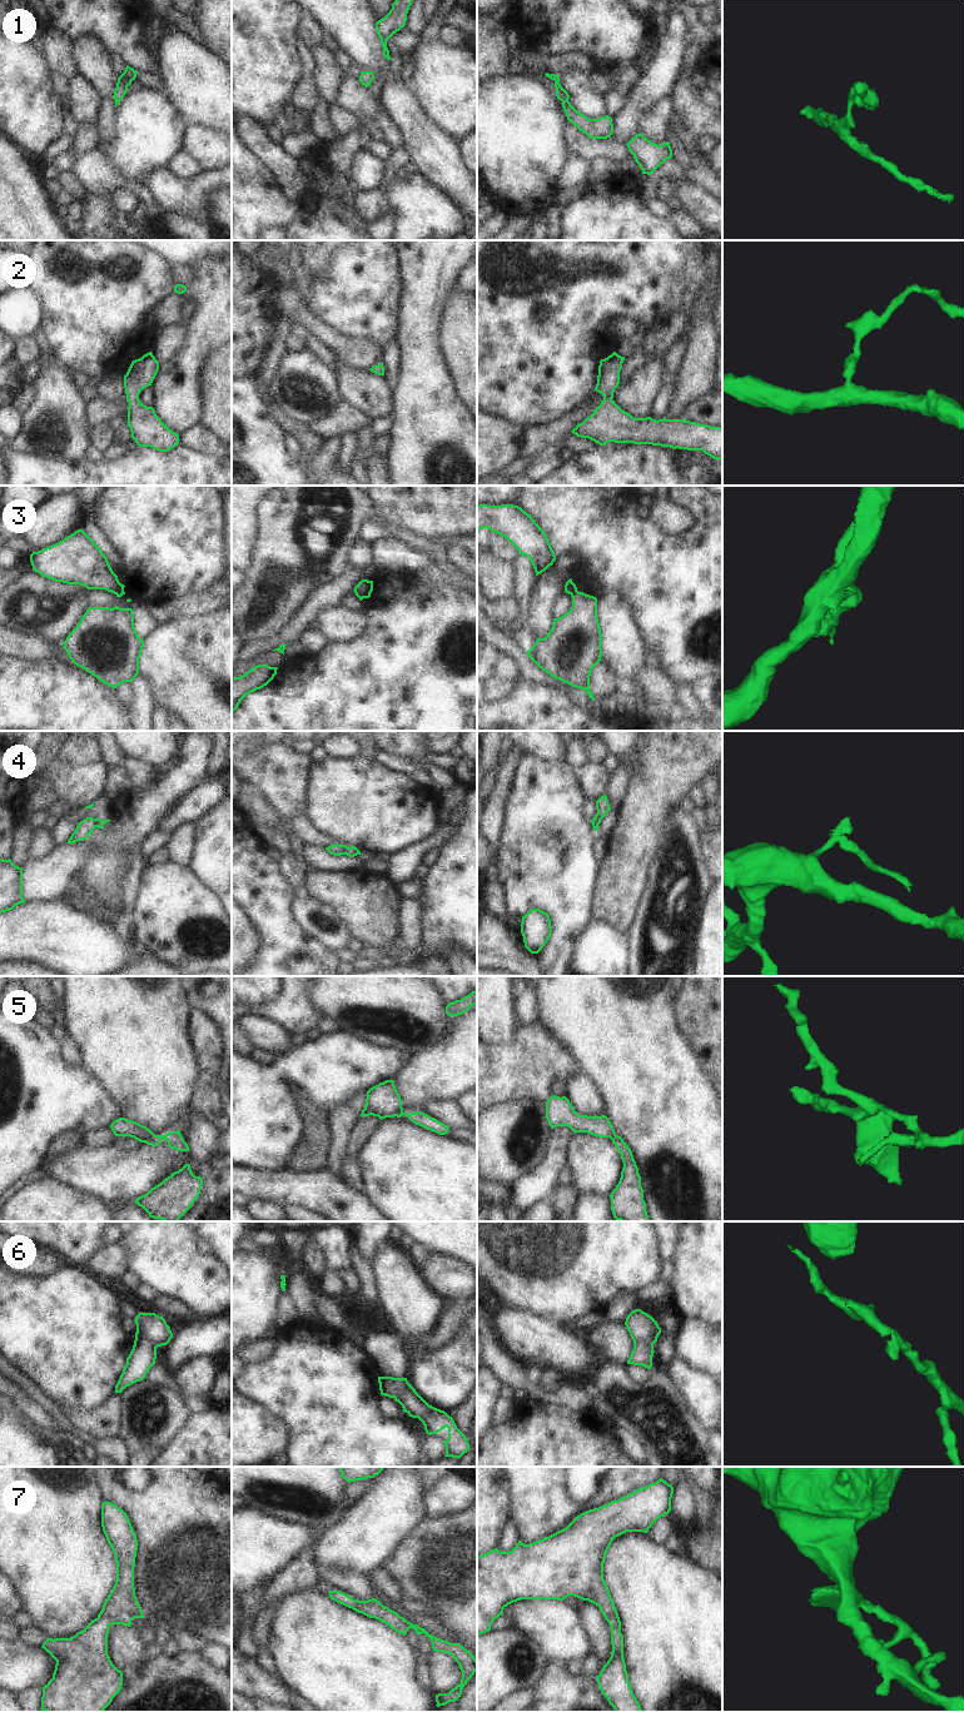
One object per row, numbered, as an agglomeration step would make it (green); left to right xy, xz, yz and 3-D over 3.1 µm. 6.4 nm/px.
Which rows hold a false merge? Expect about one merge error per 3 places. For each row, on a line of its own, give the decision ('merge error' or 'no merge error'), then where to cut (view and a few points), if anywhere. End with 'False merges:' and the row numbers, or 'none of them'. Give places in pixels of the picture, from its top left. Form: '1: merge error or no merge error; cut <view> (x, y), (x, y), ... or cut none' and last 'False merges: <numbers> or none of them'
1: no merge error; cut none
2: no merge error; cut none
3: merge error; cut yz (576, 590), (571, 595)
4: merge error; cut xz (339, 845), (343, 854)
5: merge error; cut xy (154, 1134), (144, 1141)
6: merge error; cut xz (386, 1378), (394, 1384), (393, 1397)
7: no merge error; cut none
False merges: 3, 4, 5, 6

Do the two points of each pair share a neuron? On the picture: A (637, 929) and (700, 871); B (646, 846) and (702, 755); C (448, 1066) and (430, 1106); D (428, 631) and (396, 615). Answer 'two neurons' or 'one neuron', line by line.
A: one neuron
B: one neuron
C: two neurons
D: one neuron

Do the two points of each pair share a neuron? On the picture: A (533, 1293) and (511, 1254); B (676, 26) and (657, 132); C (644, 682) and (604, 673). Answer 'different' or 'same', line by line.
A: same
B: different
C: same

